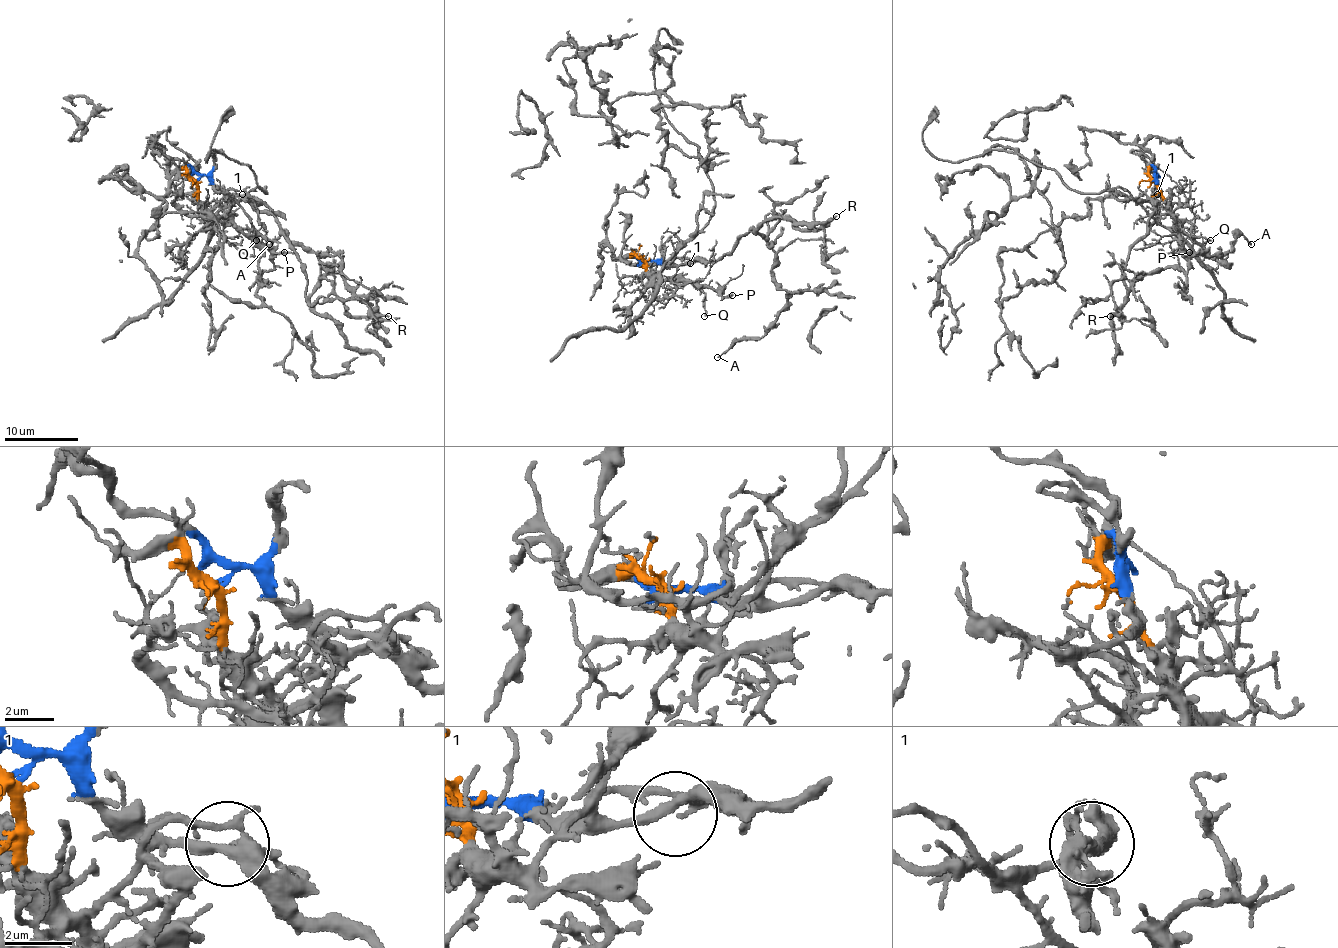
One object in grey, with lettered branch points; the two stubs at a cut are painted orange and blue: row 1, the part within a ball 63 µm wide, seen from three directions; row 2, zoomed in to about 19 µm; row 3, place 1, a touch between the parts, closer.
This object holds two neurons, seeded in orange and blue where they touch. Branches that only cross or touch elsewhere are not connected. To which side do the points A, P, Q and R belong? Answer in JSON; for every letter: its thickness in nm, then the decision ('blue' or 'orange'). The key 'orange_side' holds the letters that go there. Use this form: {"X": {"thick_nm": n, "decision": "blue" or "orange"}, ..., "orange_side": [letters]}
{"A": {"thick_nm": 150, "decision": "blue"}, "P": {"thick_nm": 150, "decision": "orange"}, "Q": {"thick_nm": 160, "decision": "orange"}, "R": {"thick_nm": 150, "decision": "blue"}, "orange_side": ["P", "Q"]}

